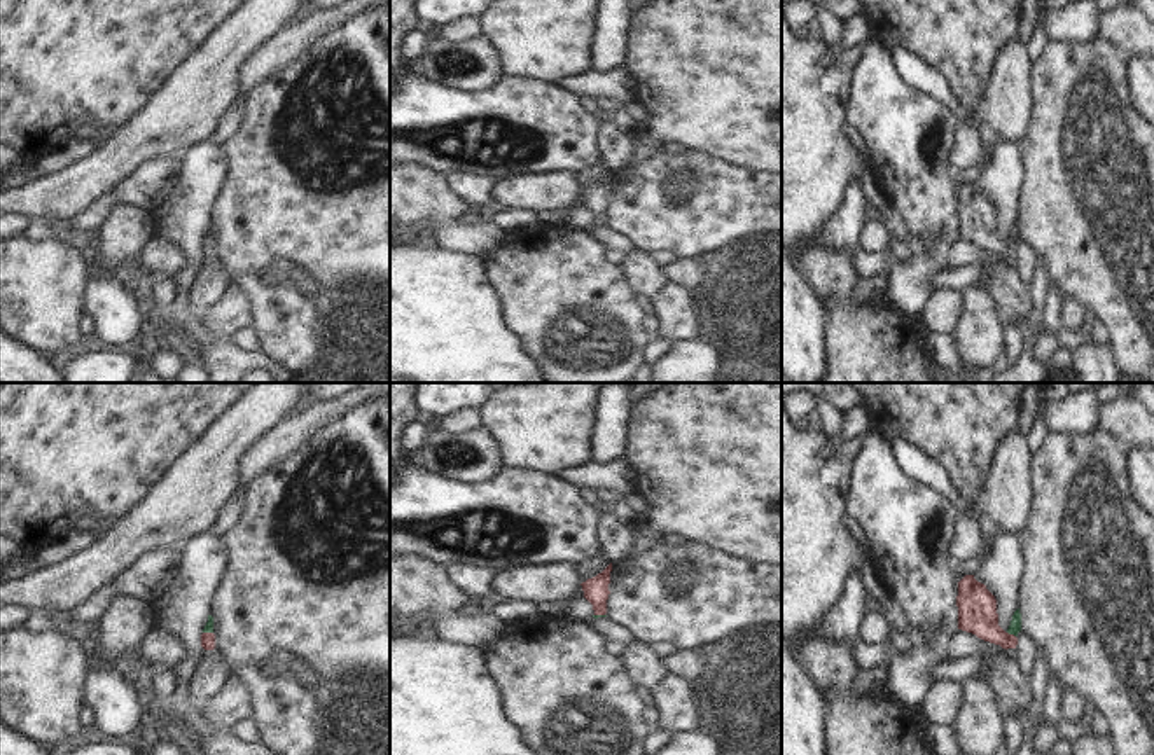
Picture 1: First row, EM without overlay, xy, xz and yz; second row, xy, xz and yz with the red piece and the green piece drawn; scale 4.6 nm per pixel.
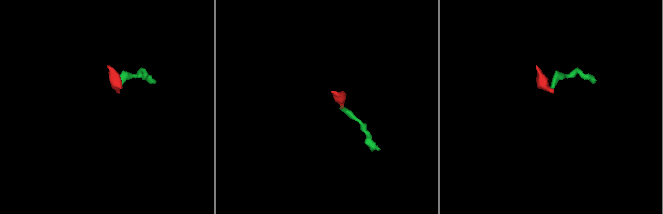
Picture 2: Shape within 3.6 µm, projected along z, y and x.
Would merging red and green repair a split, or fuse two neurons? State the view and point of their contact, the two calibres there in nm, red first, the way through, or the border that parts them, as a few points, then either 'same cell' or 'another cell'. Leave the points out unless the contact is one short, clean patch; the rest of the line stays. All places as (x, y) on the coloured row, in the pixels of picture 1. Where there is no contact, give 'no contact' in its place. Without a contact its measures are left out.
yz (1011, 635) | 180/60 nm | across yz (976, 605), (1001, 635), (1011, 635), (1014, 628) | same cell

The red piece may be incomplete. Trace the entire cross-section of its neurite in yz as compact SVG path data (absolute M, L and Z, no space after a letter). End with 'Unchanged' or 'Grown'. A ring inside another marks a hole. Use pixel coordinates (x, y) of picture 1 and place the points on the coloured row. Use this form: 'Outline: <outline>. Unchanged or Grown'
Outline: M965 575L958 582L958 629L976 634L977 638L1000 645L1002 648L1016 648L1018 633L1021 631L1019 608L1014 612L1011 626L1004 631L998 626L997 599L977 582L974 575Z. Grown.

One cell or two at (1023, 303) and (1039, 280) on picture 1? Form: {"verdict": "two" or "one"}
{"verdict": "two"}

